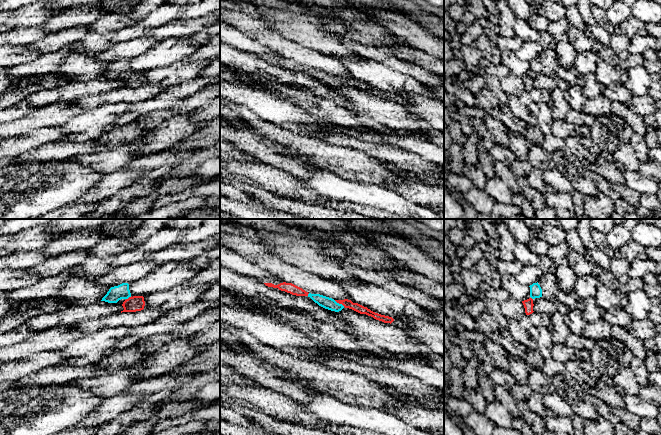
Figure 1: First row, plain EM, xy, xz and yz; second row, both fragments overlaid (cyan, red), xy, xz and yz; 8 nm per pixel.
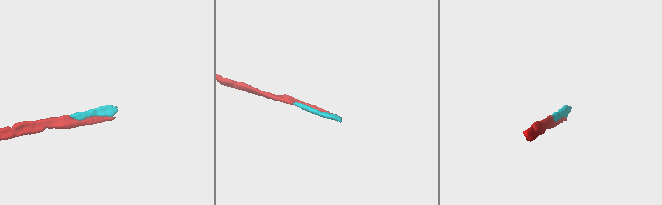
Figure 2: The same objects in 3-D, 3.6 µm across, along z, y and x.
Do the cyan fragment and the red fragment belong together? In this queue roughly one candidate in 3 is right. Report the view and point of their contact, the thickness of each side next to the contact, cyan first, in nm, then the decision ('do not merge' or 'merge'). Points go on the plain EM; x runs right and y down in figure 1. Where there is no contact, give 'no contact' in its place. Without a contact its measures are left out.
meets cyan in xz at (338, 79); 100 nm thick on the cyan side, 70 nm on the other; merge

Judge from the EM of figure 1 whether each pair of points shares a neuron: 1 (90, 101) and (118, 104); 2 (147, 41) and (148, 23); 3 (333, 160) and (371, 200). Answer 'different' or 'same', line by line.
1: same
2: different
3: different

